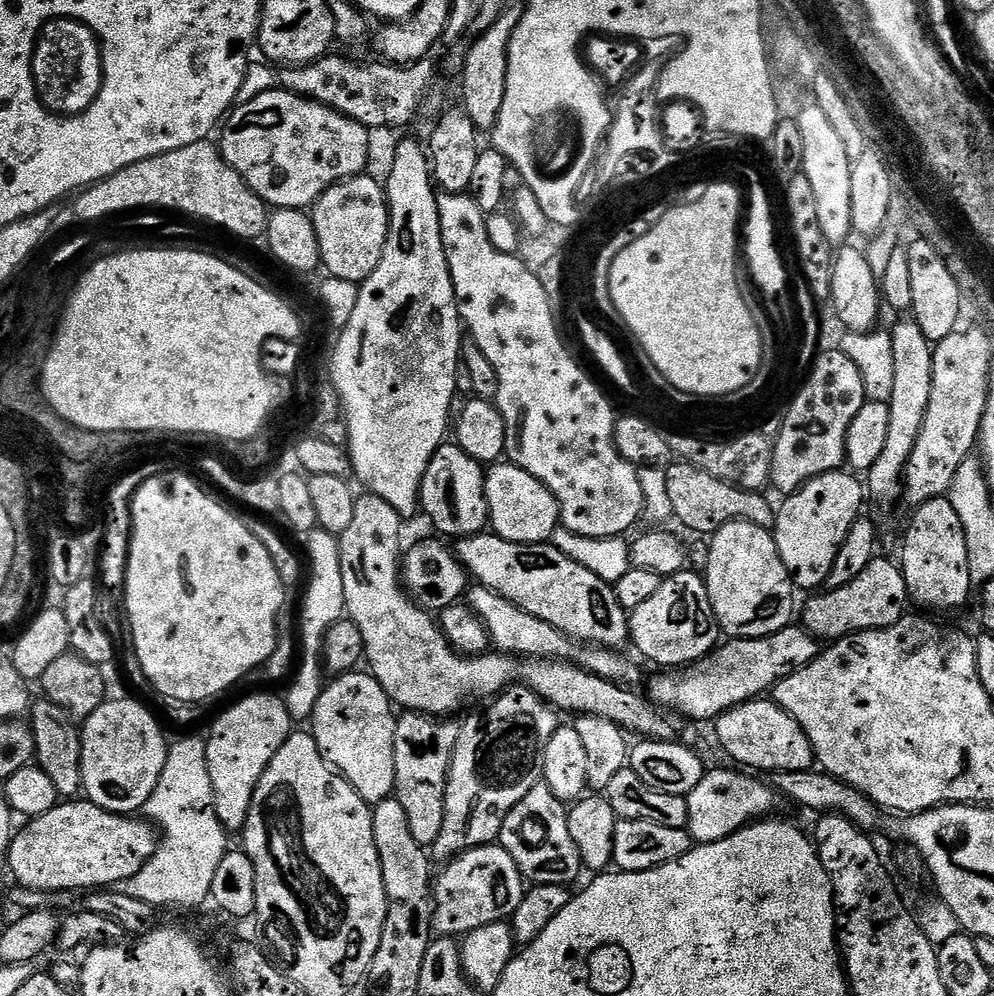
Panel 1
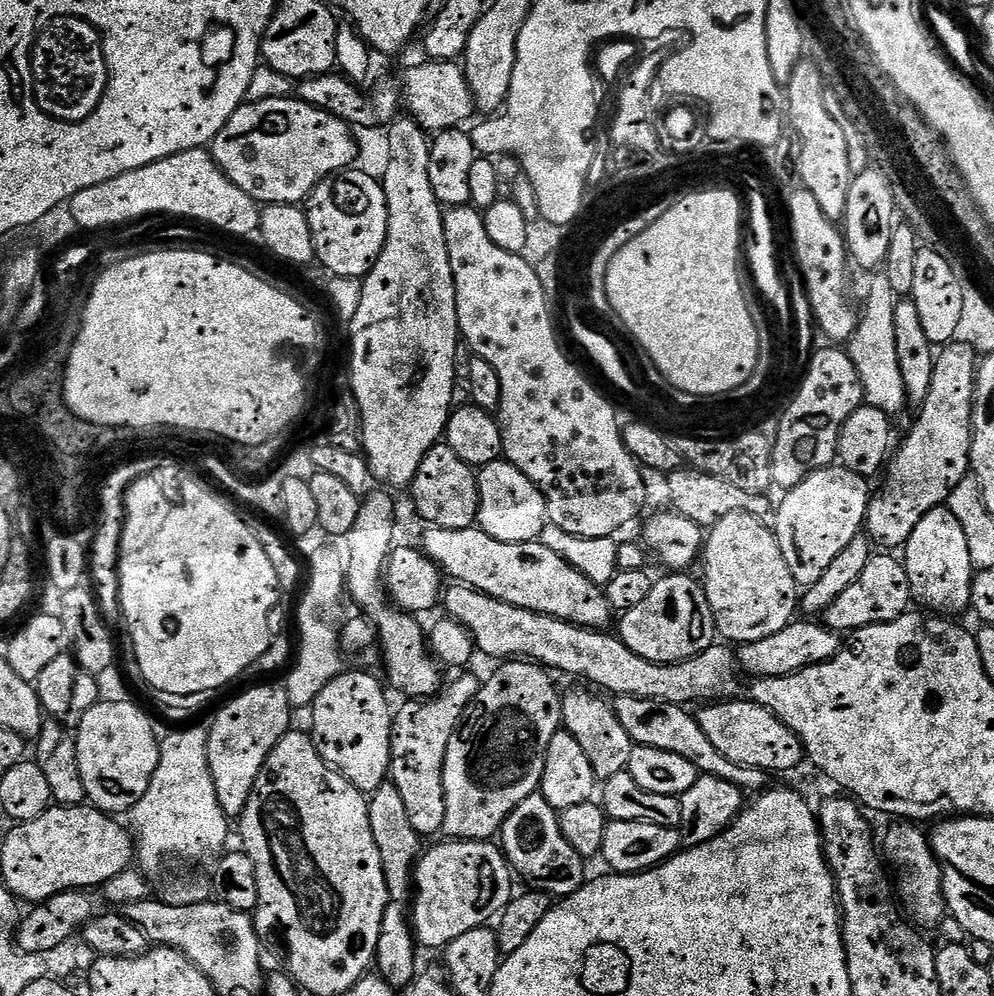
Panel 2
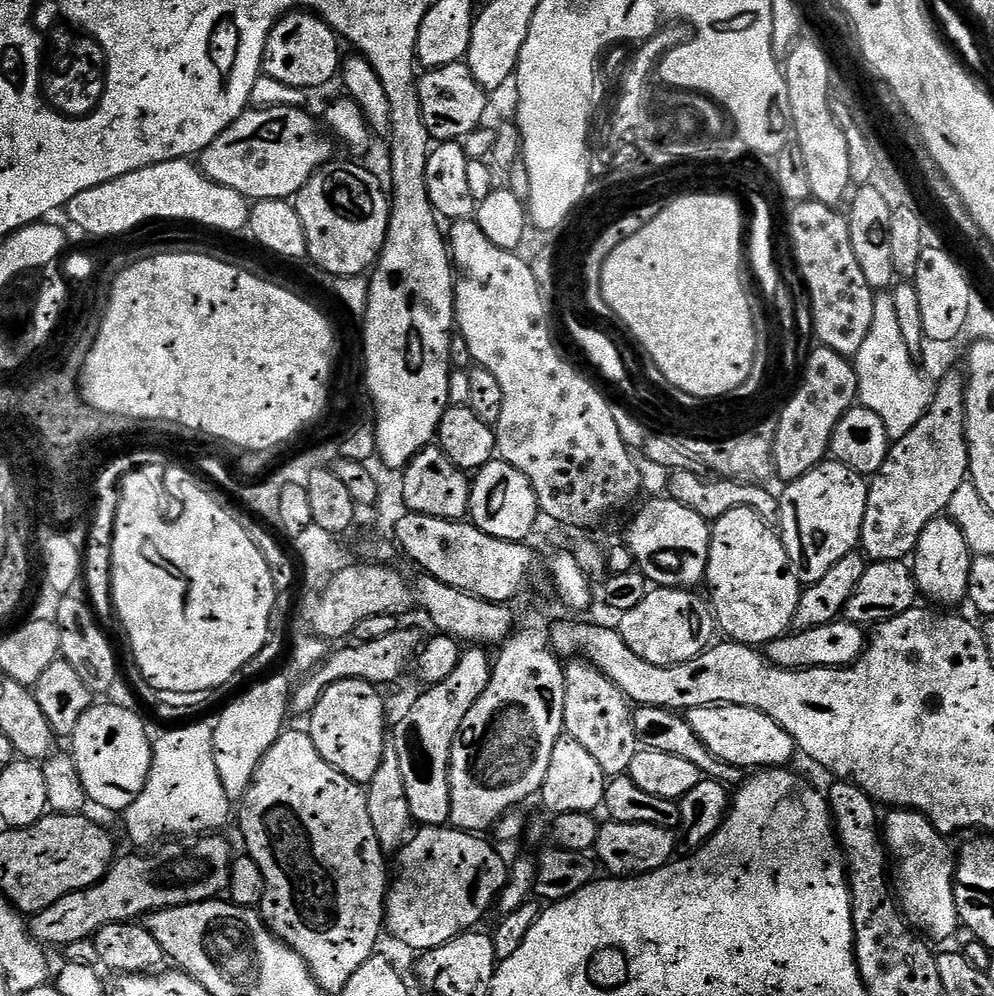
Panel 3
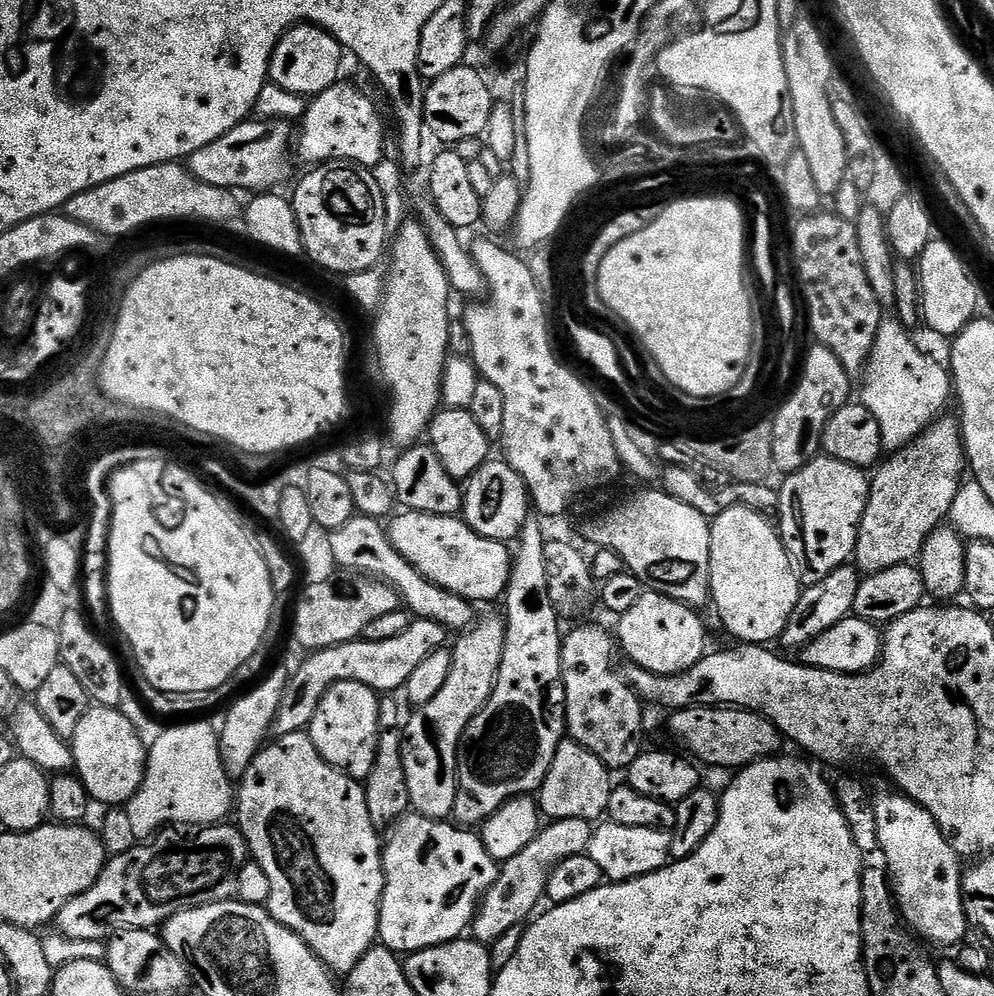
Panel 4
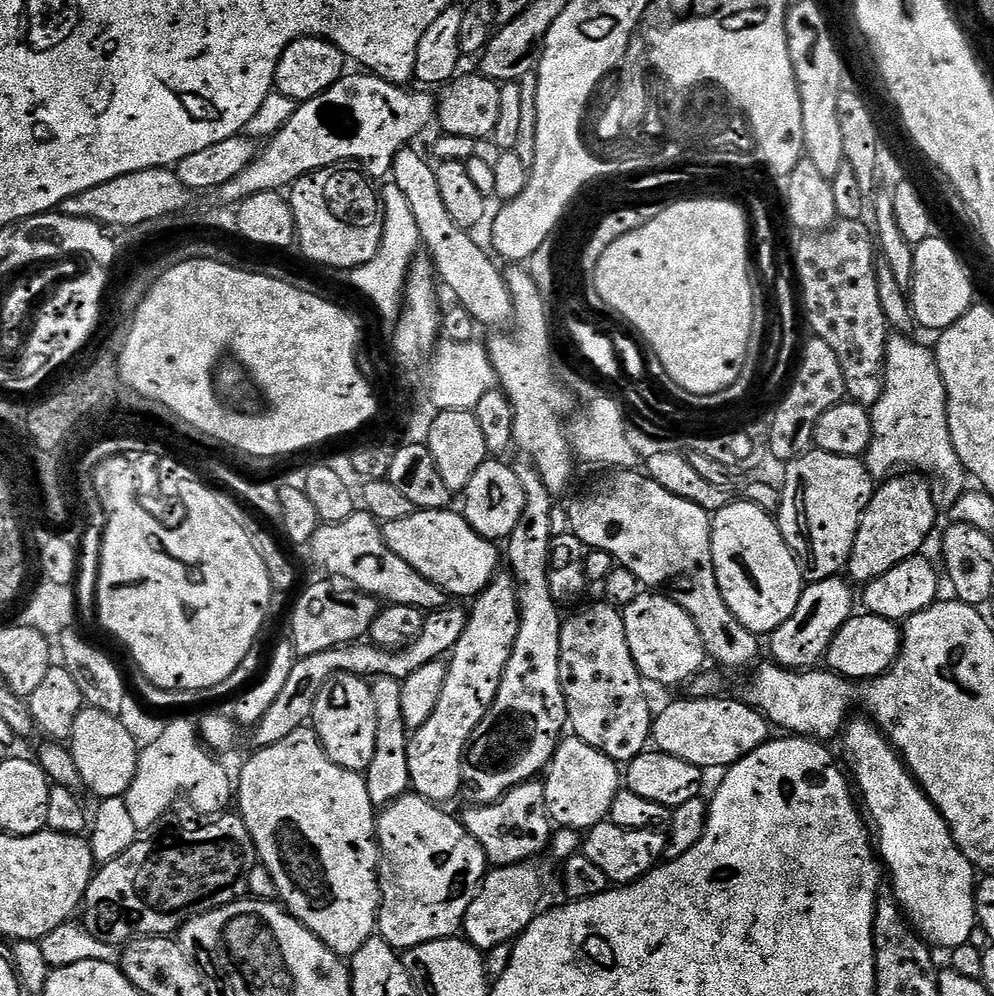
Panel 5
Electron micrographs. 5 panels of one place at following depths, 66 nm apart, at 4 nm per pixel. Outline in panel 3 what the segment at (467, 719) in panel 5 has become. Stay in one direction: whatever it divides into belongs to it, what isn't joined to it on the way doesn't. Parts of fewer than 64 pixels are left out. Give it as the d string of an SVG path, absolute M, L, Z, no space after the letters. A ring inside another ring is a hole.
M472 646L461 651L458 666L454 666L454 674L441 684L425 687L424 693L408 708L408 713L400 720L396 728L394 747L398 750L398 762L402 762L402 779L406 782L406 798L410 802L410 814L417 825L425 828L442 828L450 821L450 758L452 747L456 741L458 730L462 726L462 718L470 714L470 706L482 698L482 690L492 677L493 657L487 656L485 649Z

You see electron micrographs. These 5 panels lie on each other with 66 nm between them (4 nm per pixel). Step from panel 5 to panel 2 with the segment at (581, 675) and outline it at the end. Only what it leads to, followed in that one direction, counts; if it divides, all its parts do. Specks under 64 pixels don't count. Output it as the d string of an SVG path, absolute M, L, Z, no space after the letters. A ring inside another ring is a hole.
M578 686L580 688L572 690L569 693L566 692L563 695L563 725L565 731L568 731L578 739L581 743L582 750L586 751L586 756L590 760L590 764L594 767L595 776L597 781L603 782L609 780L622 771L625 771L628 767L630 754L633 752L635 745L632 739L629 738L629 734L626 733L625 727L622 726L617 718L616 712L613 710L611 703L606 699L602 700L600 697L592 694L591 689Z

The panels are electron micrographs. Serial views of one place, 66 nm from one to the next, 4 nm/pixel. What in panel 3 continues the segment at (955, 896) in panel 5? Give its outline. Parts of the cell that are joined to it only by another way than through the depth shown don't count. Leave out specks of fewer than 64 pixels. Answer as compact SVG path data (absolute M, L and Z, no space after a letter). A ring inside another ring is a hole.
M893 808L887 814L889 816L885 815L882 820L882 840L891 863L895 865L895 875L896 872L900 875L894 880L894 895L904 919L929 941L951 941L961 922L954 898L956 856L953 849L952 852L948 849L949 841L920 812Z

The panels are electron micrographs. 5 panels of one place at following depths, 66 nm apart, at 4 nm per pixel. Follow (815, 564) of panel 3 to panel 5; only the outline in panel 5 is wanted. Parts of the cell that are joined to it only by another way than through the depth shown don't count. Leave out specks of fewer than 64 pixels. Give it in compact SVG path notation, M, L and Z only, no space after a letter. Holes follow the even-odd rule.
M813 450L796 460L787 461L785 468L788 469L784 472L778 523L790 550L800 564L800 573L808 584L813 584L822 578L837 575L847 565L850 550L858 534L858 526L862 522L862 514L872 500L878 484L868 473L863 459L854 456Z

